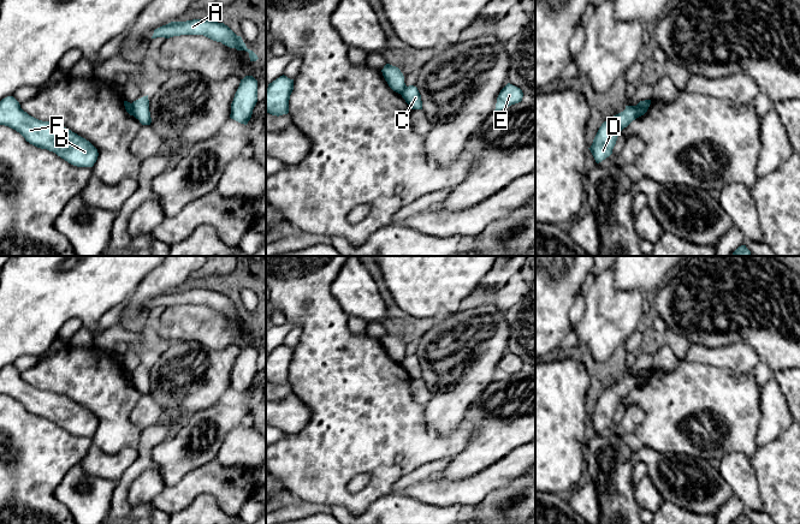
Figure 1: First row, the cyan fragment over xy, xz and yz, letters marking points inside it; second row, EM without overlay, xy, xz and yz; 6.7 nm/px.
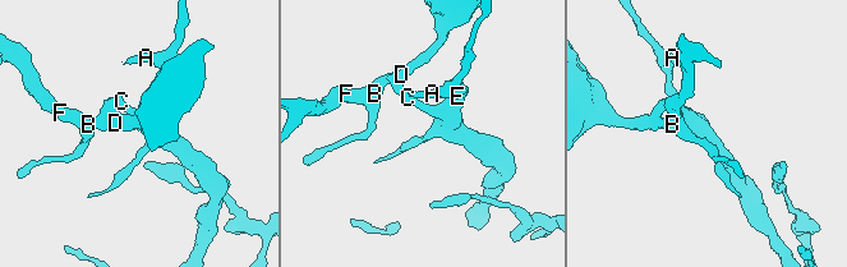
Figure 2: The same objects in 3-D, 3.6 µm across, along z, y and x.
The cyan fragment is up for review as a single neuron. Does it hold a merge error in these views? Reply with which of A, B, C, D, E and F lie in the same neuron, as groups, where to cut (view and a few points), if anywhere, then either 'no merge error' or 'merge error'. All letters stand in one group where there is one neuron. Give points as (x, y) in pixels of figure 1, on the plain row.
A C E / B D F; cut in xy along (130, 373), (134, 383); merge error

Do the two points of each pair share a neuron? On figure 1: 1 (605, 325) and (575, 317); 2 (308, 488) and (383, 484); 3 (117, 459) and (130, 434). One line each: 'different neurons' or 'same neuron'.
1: different neurons
2: same neuron
3: different neurons

